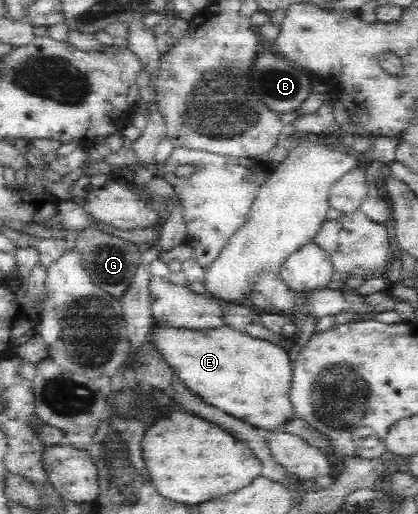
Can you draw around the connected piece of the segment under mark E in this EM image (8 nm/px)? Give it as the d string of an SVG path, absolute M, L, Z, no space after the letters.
M158 325L149 338L182 384L206 404L244 420L264 434L294 420L288 397L293 366L283 345L254 338L228 325L213 329Z

